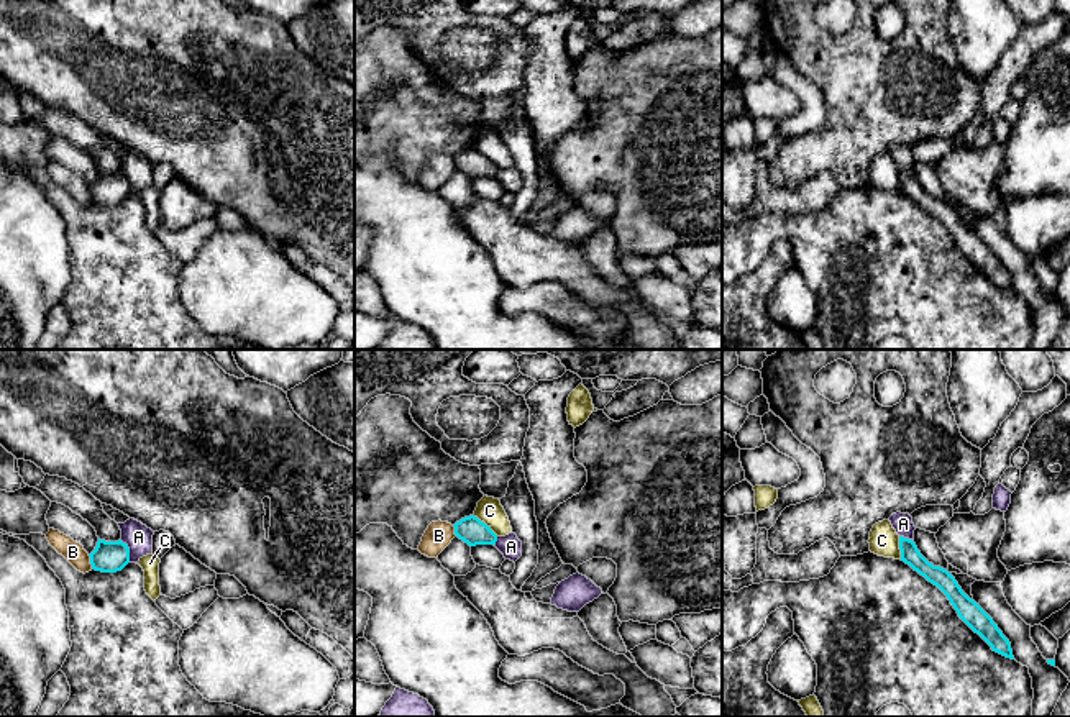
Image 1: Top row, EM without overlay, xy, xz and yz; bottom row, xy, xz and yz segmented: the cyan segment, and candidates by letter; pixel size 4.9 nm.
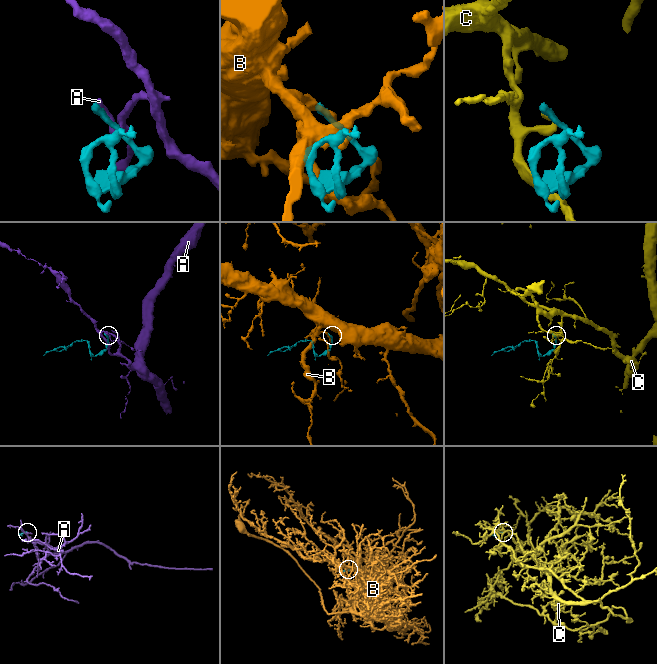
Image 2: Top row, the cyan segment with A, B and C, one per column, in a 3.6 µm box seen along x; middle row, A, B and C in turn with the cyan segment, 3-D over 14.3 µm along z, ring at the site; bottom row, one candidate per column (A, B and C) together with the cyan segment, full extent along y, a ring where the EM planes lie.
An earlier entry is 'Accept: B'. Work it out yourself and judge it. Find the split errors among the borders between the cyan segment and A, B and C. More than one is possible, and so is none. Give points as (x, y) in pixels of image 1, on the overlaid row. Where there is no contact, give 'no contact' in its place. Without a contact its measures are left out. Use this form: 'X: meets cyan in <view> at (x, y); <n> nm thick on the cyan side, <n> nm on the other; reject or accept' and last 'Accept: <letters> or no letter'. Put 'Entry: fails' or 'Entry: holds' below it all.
A: meets cyan in xy at (128, 550); 160 nm thick on the cyan side, 140 nm on the other; reject
B: meets cyan in xy at (91, 561); 160 nm thick on the cyan side, 100 nm on the other; reject
C: meets cyan in xz at (484, 524); 140 nm thick on the cyan side, 130 nm on the other; reject
Accept: no letter
Entry: fails

